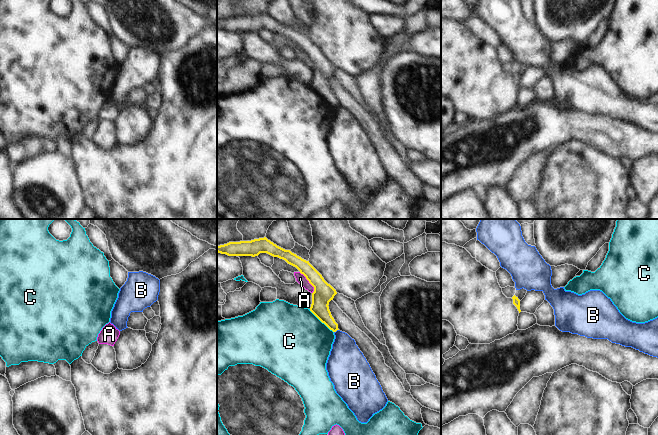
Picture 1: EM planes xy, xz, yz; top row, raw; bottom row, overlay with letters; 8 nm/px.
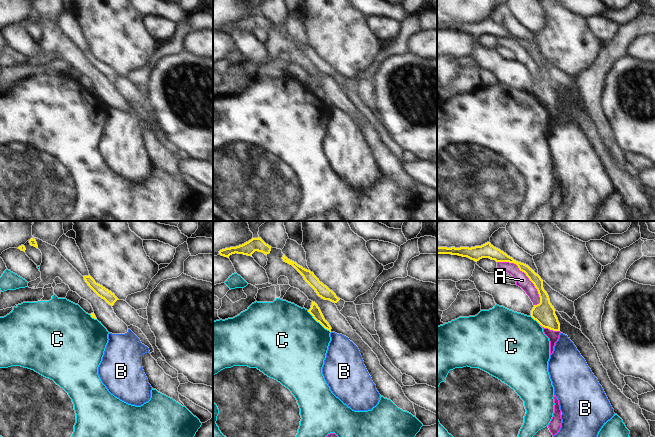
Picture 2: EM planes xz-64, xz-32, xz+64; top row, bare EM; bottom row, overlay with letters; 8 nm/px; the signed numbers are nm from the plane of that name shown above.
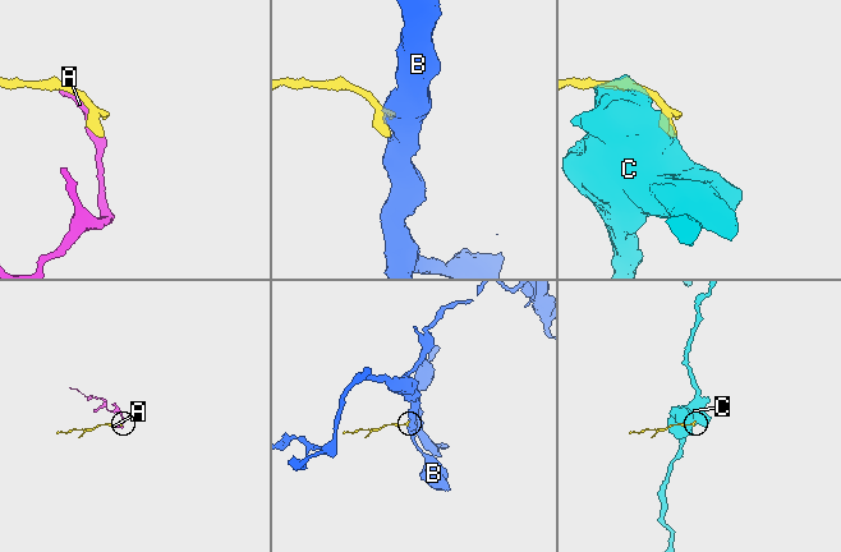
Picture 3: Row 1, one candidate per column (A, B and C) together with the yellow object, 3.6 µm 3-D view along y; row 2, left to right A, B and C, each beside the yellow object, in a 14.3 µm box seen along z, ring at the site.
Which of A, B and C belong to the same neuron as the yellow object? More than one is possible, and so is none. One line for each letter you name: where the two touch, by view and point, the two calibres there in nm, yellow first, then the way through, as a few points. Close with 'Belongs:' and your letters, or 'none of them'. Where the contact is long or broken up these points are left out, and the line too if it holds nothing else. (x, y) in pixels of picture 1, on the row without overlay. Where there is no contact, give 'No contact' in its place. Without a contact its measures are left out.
Belongs: none of them.

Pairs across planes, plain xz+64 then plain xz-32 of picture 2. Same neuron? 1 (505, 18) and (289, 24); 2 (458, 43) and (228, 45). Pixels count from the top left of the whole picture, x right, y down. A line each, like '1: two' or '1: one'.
1: two
2: one

